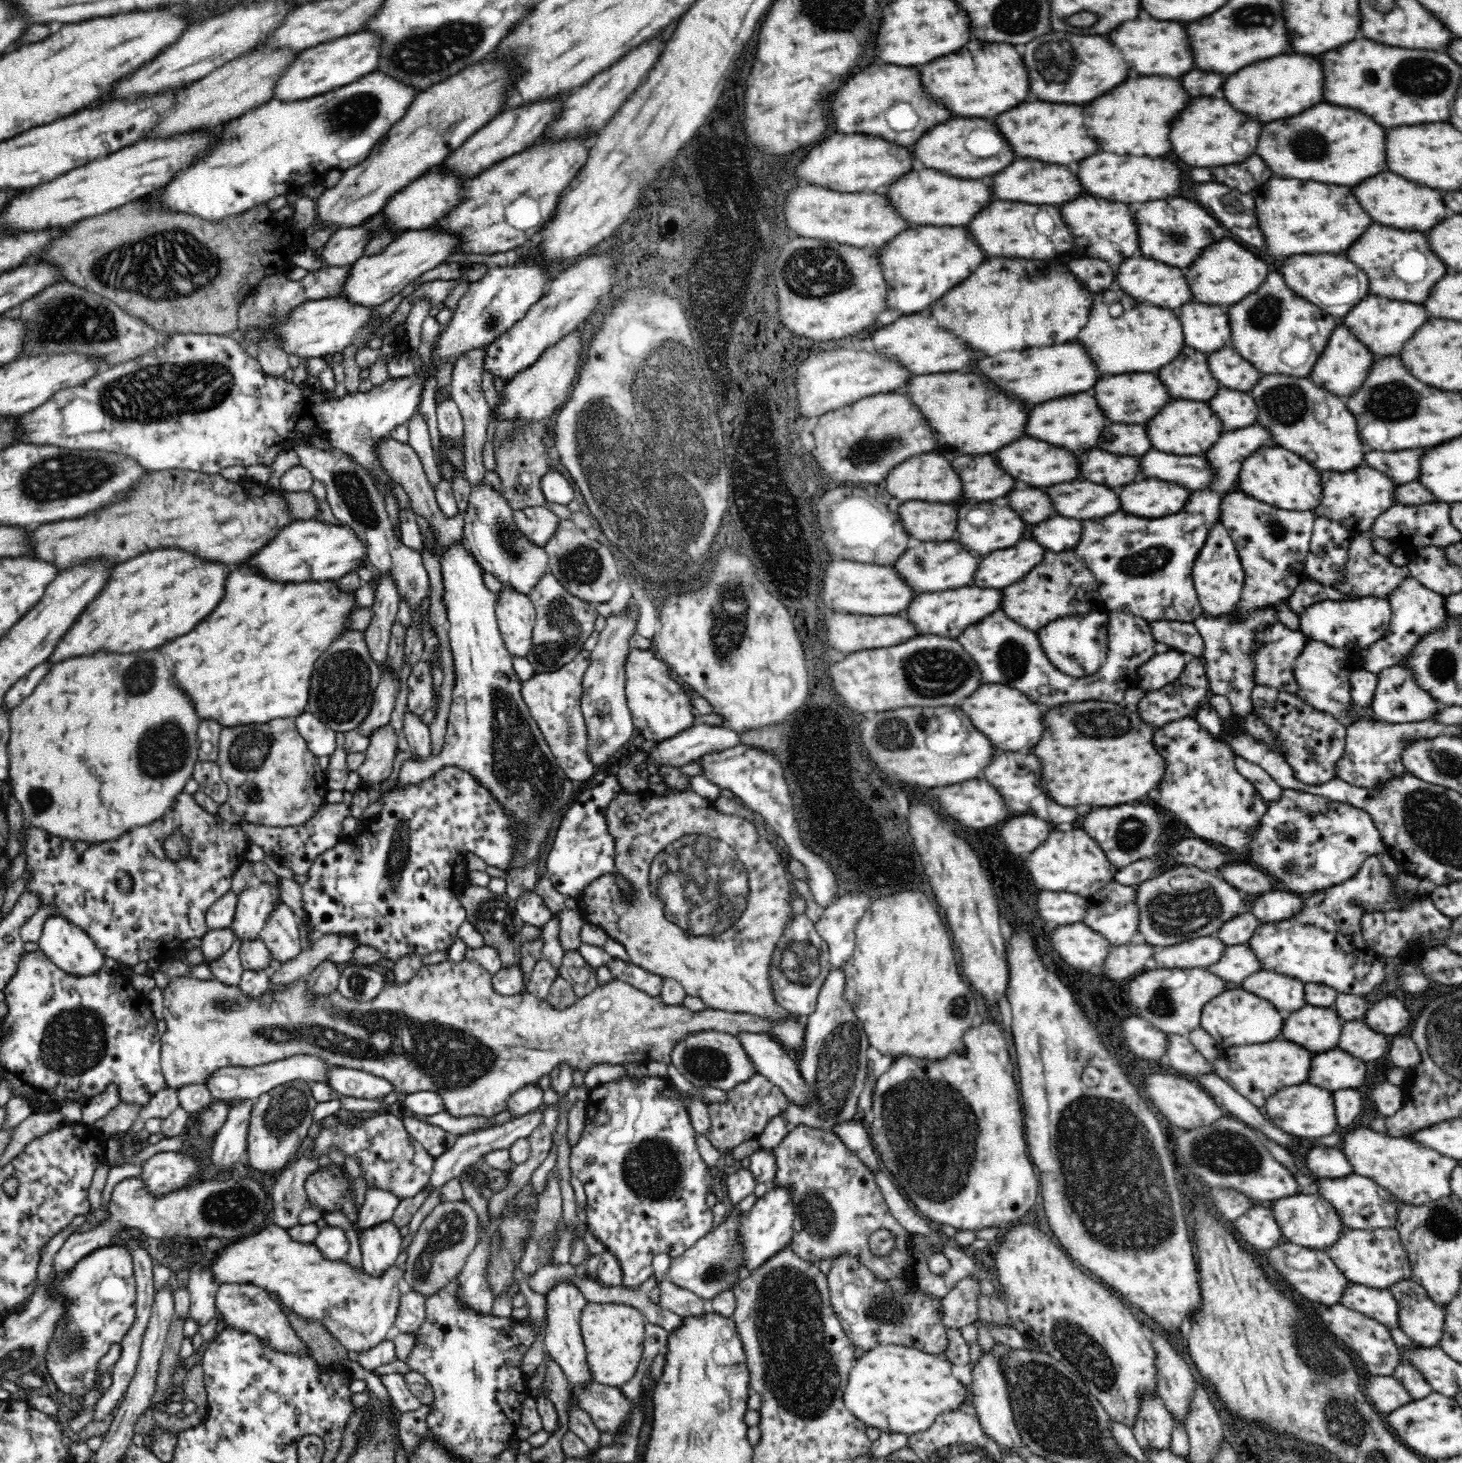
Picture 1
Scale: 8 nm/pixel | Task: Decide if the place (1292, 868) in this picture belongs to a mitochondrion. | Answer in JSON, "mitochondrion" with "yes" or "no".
{"mitochondrion":"yes"}

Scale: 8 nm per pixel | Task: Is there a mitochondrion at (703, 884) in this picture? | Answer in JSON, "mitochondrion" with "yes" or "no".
{"mitochondrion":"yes"}

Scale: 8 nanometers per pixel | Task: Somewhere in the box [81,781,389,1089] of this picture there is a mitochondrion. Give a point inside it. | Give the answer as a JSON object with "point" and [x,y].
{"point":[357,986]}

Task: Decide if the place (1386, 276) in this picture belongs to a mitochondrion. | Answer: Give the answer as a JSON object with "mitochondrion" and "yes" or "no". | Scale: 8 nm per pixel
{"mitochondrion":"yes"}

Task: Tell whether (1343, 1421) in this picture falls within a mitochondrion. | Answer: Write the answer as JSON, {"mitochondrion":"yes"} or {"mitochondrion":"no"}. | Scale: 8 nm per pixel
{"mitochondrion":"yes"}

